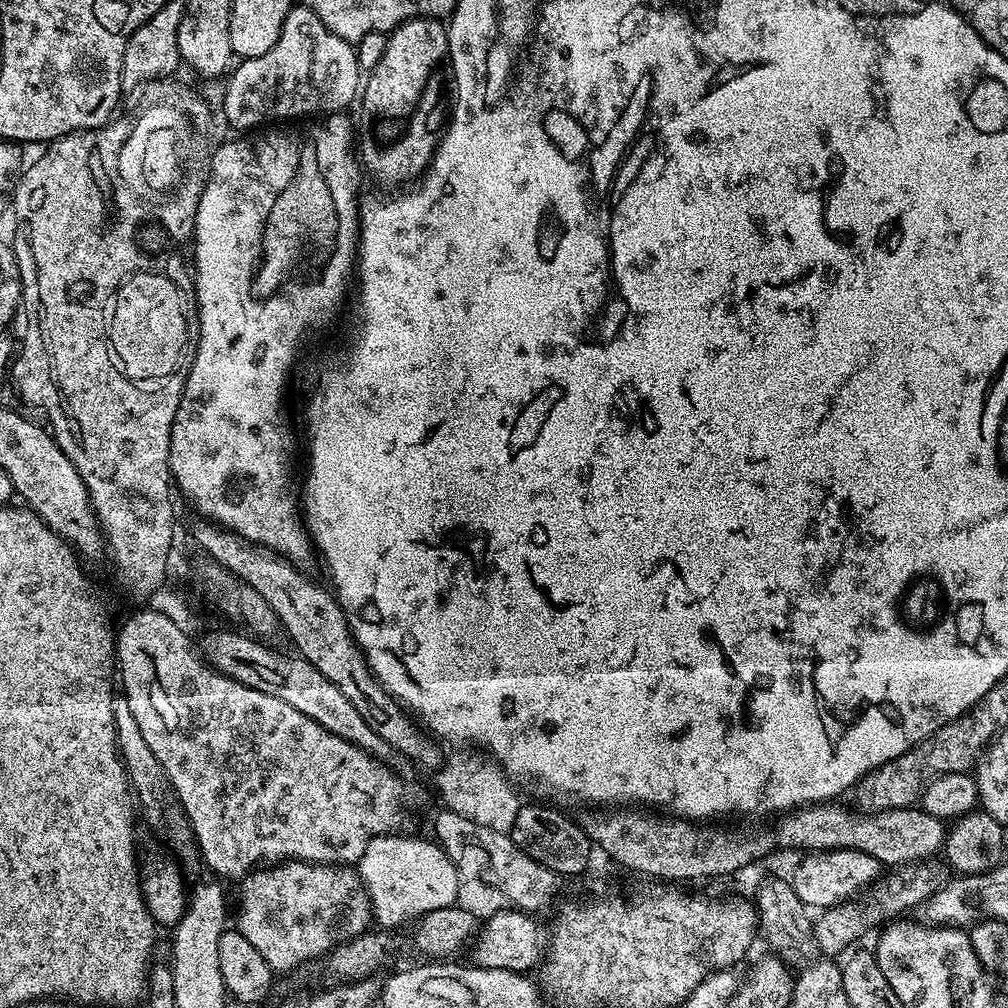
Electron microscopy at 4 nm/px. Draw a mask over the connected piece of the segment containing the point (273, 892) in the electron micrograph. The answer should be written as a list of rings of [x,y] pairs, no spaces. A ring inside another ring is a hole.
[[[285,861],[257,869],[238,884],[235,929],[262,955],[275,973],[288,972],[310,960],[325,957],[337,945],[367,931],[372,924],[372,904],[359,873],[348,866]]]

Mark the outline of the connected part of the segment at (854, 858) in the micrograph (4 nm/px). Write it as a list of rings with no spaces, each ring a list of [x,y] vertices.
[[[832,848],[829,852],[805,855],[803,859],[804,861],[793,870],[792,876],[790,875],[790,883],[794,894],[798,894],[800,901],[809,910],[823,910],[851,901],[882,876],[882,866],[878,861],[870,854],[853,848]]]

